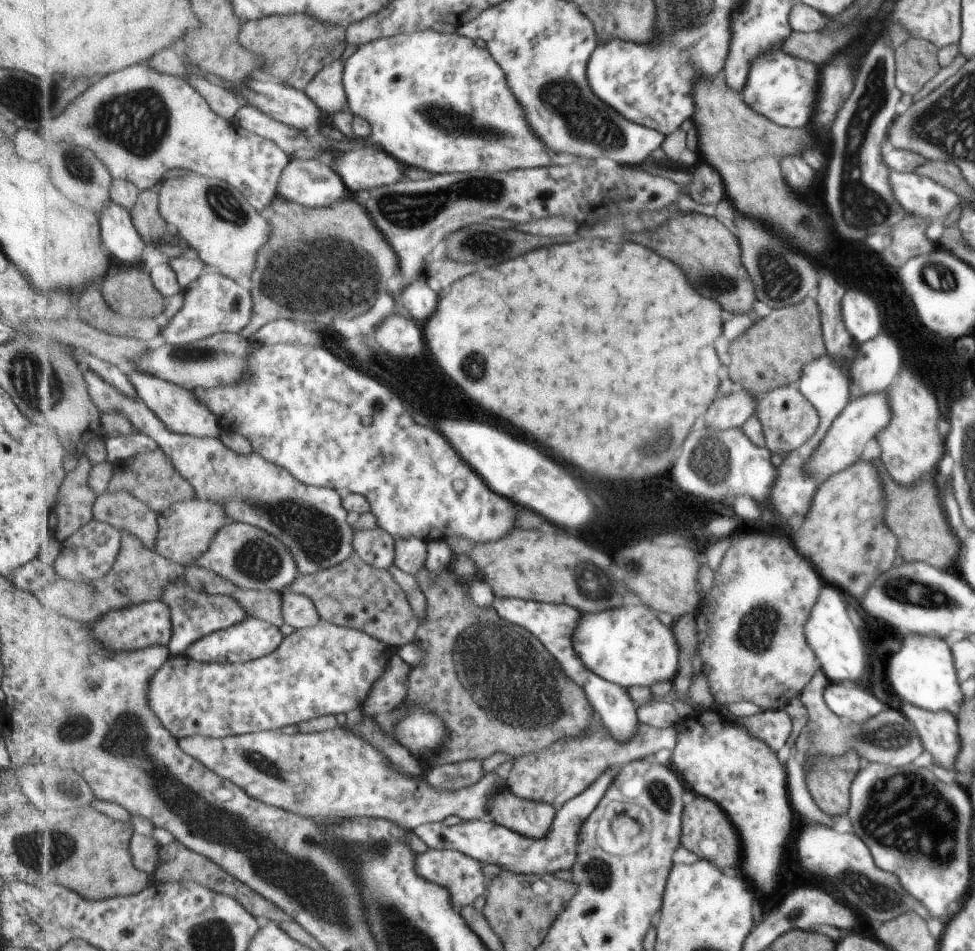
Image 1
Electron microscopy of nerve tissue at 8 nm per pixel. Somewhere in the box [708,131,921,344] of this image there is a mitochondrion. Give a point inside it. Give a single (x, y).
(780, 282)

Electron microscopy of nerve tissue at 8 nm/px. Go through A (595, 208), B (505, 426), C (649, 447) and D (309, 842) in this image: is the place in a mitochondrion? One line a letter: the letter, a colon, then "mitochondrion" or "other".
A: other
B: mitochondrion
C: mitochondrion
D: mitochondrion

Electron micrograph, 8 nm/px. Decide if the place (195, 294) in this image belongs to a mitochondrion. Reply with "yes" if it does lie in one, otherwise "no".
no

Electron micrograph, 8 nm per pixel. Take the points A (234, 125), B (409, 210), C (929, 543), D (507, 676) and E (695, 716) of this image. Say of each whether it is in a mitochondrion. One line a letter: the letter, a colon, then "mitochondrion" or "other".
A: other
B: mitochondrion
C: other
D: mitochondrion
E: other

